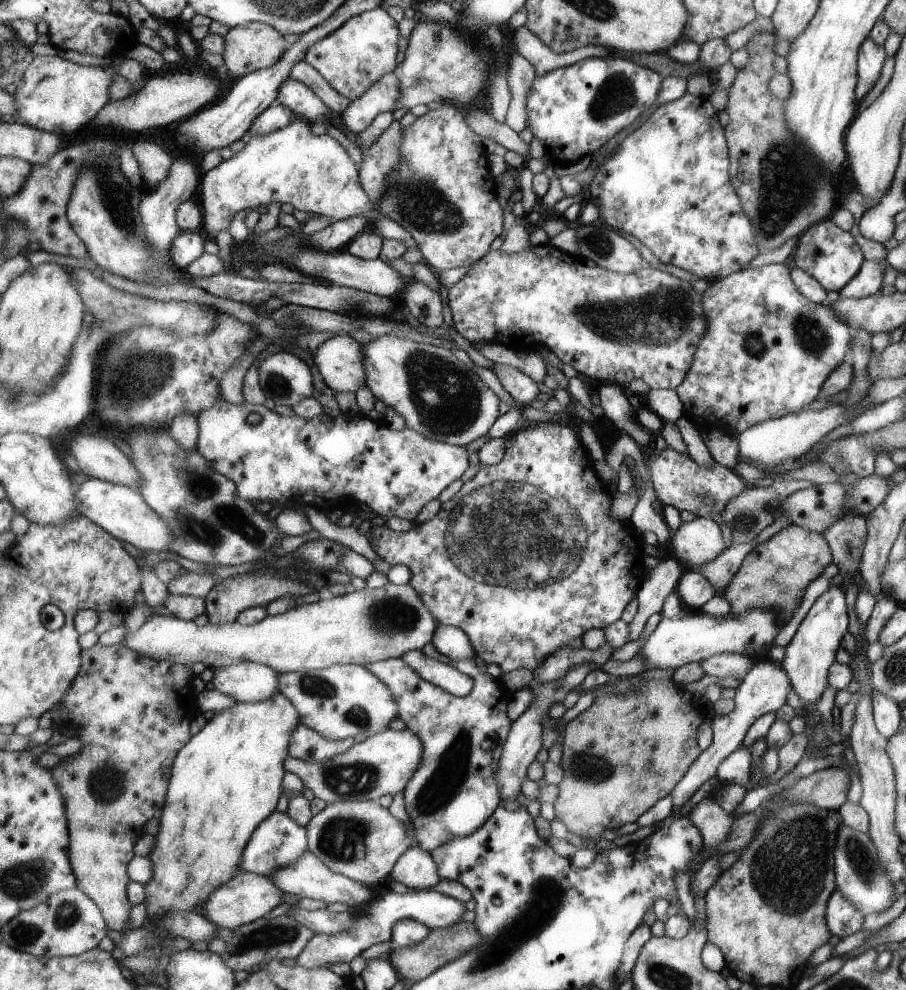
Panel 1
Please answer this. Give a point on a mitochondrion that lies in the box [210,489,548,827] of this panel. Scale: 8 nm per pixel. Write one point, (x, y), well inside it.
(434, 794)

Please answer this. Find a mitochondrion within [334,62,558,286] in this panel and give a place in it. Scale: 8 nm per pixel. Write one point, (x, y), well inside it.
(419, 202)

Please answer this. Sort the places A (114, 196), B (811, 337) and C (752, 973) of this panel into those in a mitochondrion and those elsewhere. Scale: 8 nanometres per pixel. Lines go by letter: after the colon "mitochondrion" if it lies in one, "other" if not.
A: mitochondrion
B: mitochondrion
C: other

